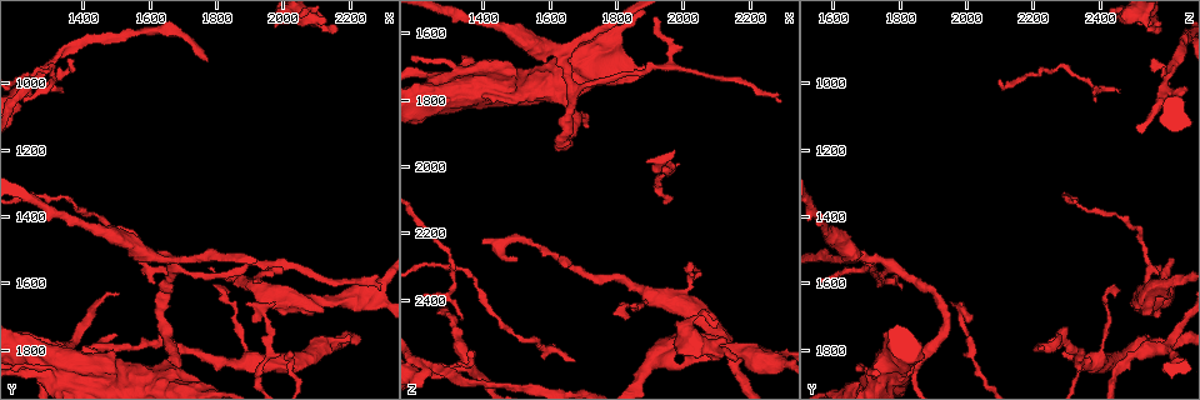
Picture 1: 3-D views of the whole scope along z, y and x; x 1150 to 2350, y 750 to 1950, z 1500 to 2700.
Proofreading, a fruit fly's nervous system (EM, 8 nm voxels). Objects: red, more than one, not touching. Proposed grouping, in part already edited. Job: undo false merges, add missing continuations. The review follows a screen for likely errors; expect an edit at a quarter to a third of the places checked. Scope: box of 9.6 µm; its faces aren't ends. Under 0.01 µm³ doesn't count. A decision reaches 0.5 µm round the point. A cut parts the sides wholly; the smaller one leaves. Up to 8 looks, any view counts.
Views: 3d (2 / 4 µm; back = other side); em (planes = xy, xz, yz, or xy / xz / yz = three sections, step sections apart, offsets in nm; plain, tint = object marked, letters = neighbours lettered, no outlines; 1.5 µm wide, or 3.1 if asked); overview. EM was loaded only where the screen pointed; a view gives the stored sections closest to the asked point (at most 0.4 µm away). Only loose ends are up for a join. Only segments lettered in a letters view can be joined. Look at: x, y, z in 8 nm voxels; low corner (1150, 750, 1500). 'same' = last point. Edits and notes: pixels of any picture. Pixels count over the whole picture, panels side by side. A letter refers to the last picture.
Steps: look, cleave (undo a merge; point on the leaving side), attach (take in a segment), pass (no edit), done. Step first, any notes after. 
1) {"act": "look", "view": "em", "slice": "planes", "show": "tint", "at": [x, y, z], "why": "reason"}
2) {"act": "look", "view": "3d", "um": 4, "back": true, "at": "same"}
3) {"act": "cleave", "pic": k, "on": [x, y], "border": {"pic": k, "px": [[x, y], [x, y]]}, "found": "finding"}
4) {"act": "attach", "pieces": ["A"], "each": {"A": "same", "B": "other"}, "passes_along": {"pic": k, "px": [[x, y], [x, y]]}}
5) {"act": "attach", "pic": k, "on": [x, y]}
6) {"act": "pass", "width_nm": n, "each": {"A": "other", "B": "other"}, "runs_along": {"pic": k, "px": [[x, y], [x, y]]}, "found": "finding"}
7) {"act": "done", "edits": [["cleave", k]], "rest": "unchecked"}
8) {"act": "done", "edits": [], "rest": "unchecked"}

{"act": "look", "view": "3d", "um": 4, "at": [1400, 1800, 2220], "why": "an open end"}

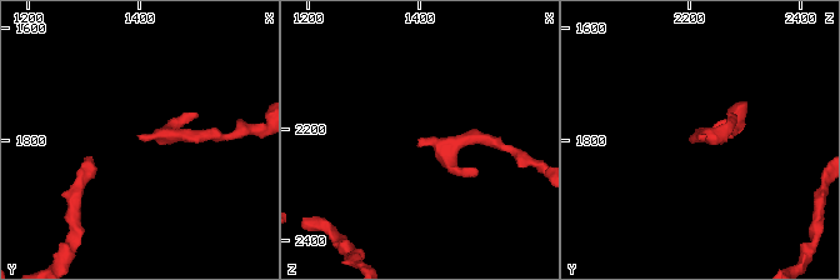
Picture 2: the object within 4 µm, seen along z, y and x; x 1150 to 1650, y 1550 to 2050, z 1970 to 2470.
{"act": "look", "view": "em", "slice": "planes", "show": "letters", "at": [1400, 1795, 2220], "why": "shape alone is not enough"}

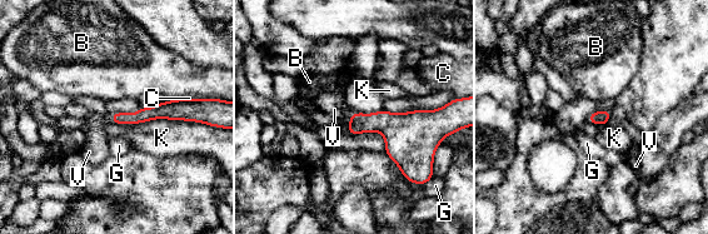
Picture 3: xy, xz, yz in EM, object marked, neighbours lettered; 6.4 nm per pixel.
{"act": "attach", "pieces": ["V"], "each": {"B": "other", "C": "other", "G": "other", "K": "other", "V": "same"}, "found": "the neuron continues"}

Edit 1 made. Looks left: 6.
{"act": "look", "view": "overview", "why": "see it whole again"}

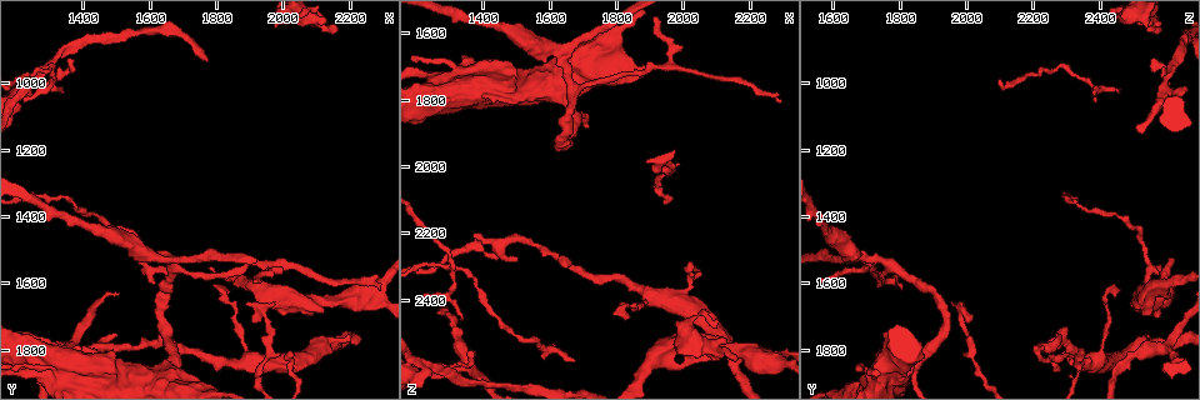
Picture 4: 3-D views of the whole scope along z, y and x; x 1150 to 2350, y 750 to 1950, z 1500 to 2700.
{"act": "look", "view": "em", "slice": "xz", "step": 4, "show": "letters", "at": [1370, 960, 2550], "why": "tapers out"}

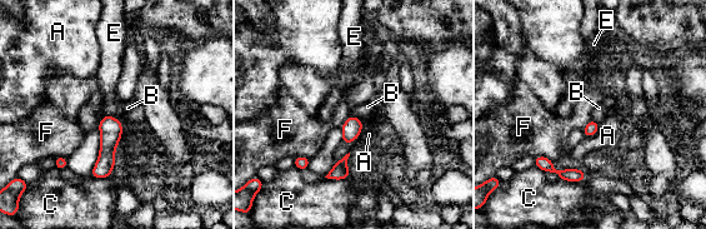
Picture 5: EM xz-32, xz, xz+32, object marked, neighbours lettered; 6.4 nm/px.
{"act": "look", "view": "em", "slice": "planes", "show": "letters", "at": "same", "why": "another direction"}

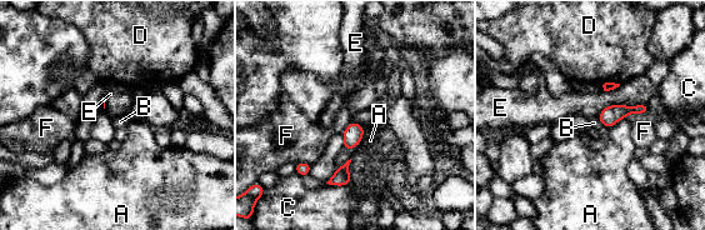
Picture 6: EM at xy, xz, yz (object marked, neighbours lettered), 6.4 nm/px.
{"act": "pass", "each": {"A": "other", "B": "other", "C": "other", "D": "other", "E": "other", "F": "other"}, "found": "no lettered segment goes on from it"}

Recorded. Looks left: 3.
{"act": "look", "view": "3d", "um": 2, "at": [2160, 840, 2580], "why": "branch stops here"}

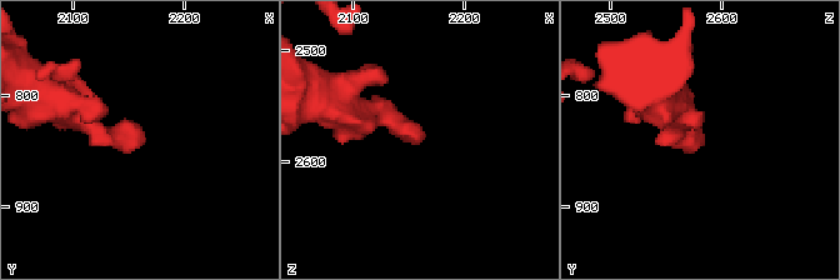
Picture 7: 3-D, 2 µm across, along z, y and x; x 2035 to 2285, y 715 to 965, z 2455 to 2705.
{"act": "look", "view": "em", "slice": "xz", "step": 4, "show": "tint", "at": [2162, 844, 2584], "why": "now the EM"}

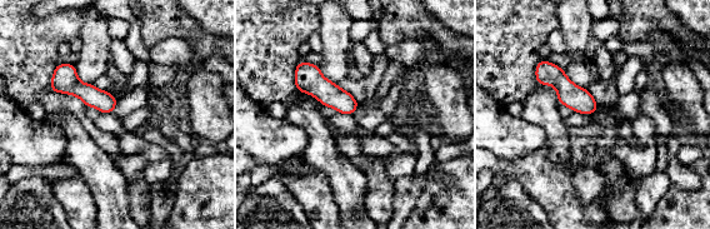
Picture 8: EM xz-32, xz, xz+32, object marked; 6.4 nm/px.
{"act": "look", "view": "em", "slice": "planes", "show": "letters", "at": "same", "why": "another direction"}

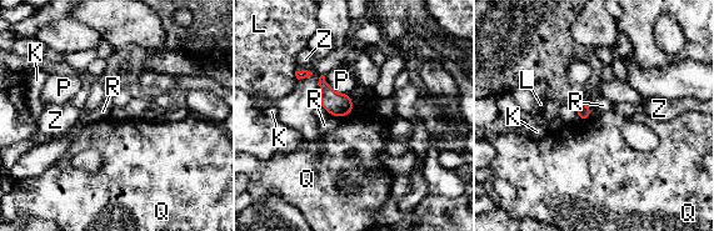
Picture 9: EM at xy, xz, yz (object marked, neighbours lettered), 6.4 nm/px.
{"act": "pass", "each": {"K": "other", "L": "other", "P": "other", "Q": "other", "R": "other", "Z": "other"}, "border": {"pic": 9, "px": [[353, 104], [349, 114], [338, 116]]}, "found": "no lettered segment goes on from it"}

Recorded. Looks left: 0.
{"act": "done", "edits": [["attach", 3]], "rest": "unchecked"}

